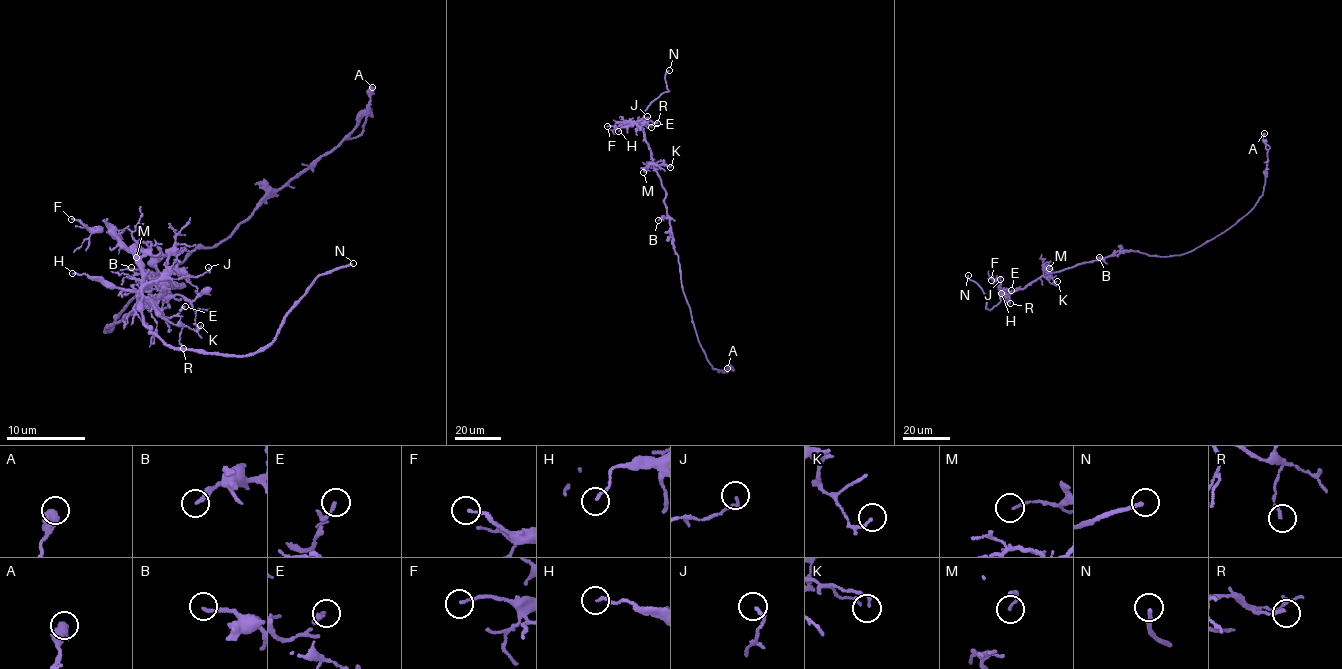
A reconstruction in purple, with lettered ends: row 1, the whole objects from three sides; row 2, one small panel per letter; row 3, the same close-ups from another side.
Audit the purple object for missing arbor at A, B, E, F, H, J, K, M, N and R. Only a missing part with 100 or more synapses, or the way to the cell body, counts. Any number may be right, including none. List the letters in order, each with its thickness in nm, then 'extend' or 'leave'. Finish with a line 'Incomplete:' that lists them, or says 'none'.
A: 500 nm | leave
B: 170 nm | leave
E: 180 nm | leave
F: 120 nm | leave
H: 150 nm | leave
J: 140 nm | leave
K: 130 nm | leave
M: 100 nm | leave
N: 170 nm | extend
R: 150 nm | leave
Incomplete: N

